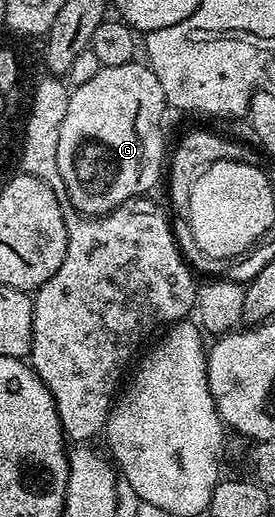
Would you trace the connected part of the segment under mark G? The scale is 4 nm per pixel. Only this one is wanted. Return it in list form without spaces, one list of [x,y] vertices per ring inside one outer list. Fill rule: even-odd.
[[[132,61],[126,63],[125,65],[113,65],[112,67],[100,67],[99,72],[97,72],[90,81],[85,81],[85,85],[74,88],[74,90],[70,92],[69,109],[65,109],[65,121],[61,121],[61,129],[59,130],[59,136],[57,137],[57,169],[61,173],[61,181],[65,181],[65,189],[69,193],[69,201],[82,213],[82,215],[89,215],[92,217],[107,215],[113,209],[117,209],[125,201],[146,196],[148,193],[151,193],[151,190],[153,190],[158,183],[160,186],[161,176],[165,171],[165,151],[163,155],[163,114],[165,114],[167,110],[169,110],[169,104],[167,98],[165,97],[165,89],[161,89],[161,81],[157,81],[157,73],[153,73],[151,68],[148,67],[146,62],[143,61]]]

